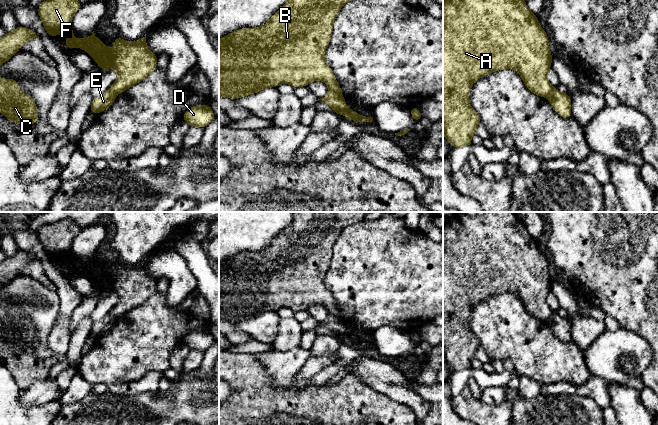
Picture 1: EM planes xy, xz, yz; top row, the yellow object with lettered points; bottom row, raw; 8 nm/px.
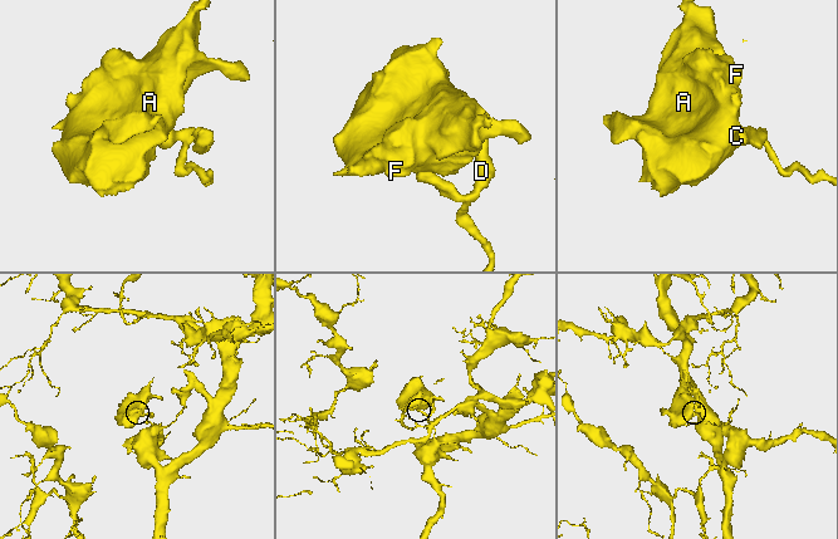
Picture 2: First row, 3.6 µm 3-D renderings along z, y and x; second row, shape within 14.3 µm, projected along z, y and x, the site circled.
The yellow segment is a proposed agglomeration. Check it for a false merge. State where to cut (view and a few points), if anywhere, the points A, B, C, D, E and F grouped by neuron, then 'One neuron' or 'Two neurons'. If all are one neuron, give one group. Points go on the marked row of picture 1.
Split along xz (329, 89), (341, 95). Groups: A B C F / D E. Two neurons

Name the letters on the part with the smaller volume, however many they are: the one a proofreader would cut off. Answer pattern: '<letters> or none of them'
A, B, C, F

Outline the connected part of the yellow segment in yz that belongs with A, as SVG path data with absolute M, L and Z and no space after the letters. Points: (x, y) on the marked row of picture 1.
M444 0L443 23L443 134L454 149L472 146L471 137L481 123L469 104L469 90L478 78L496 70L515 69L532 93L547 97L553 90L547 80L552 61L549 40L524 0Z

